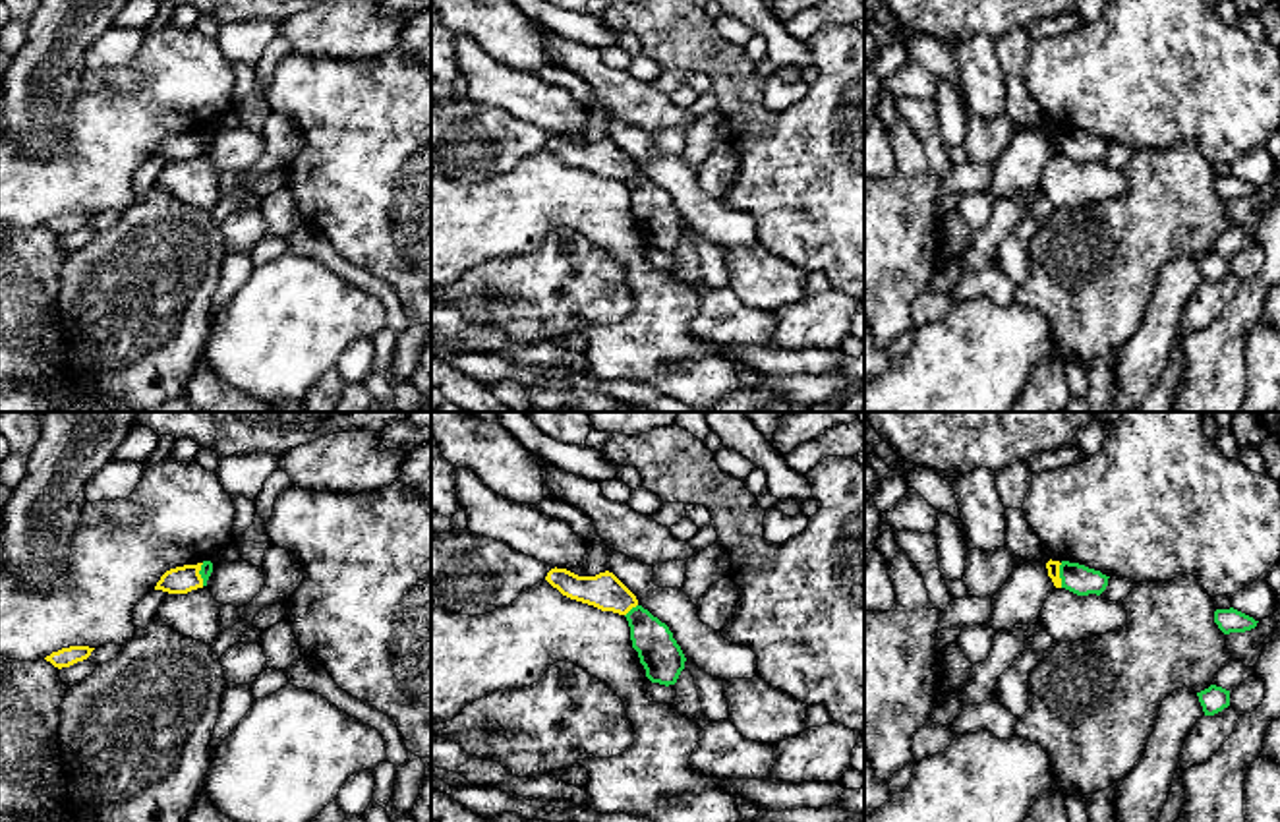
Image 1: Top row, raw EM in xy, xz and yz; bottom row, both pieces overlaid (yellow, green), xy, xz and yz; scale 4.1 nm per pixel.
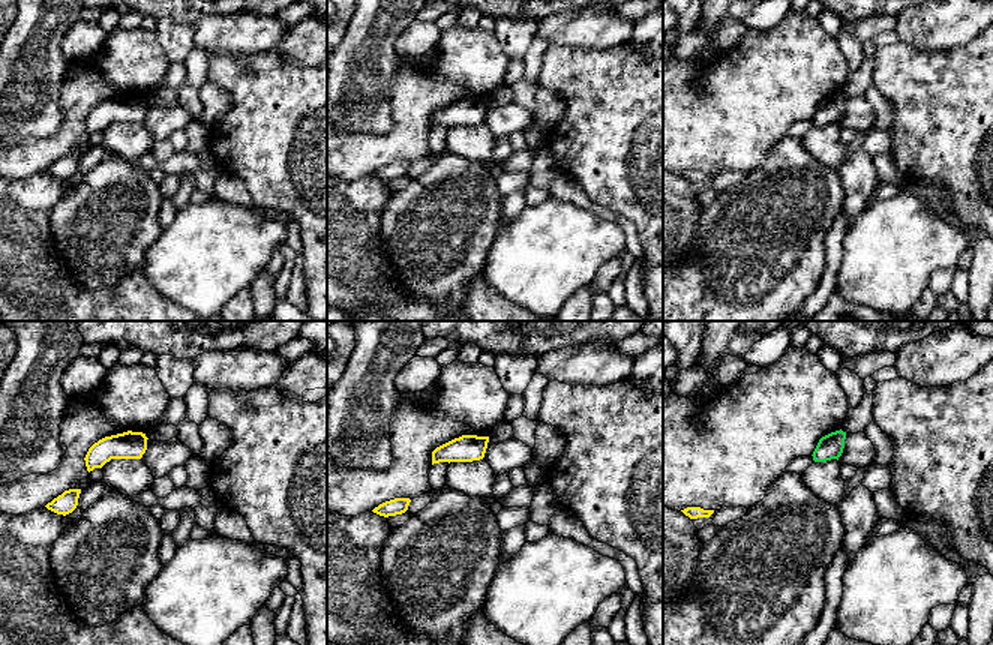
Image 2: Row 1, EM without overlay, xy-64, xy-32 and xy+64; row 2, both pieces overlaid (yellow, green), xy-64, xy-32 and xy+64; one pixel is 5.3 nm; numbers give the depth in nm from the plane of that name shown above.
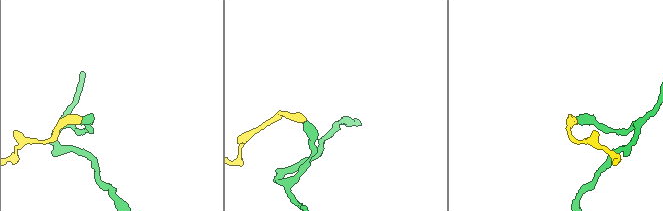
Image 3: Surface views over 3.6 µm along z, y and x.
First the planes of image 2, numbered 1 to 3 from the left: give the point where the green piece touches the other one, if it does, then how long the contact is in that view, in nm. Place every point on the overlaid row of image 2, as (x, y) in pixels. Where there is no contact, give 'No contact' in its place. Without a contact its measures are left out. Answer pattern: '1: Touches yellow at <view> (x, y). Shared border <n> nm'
1: No contact
2: No contact
3: No contact

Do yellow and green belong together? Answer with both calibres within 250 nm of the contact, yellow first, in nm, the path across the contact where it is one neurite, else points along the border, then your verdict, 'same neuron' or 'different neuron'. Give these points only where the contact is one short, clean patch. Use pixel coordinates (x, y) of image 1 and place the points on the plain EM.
calibres 50 and 120 nm; border yz (1062, 130), (1060, 153); different neuron

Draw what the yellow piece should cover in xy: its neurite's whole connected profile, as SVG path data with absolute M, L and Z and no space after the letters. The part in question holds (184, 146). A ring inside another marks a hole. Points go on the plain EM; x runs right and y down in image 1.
M203 130L184 132L166 137L157 149L155 157L168 161L188 161L191 157L203 155L203 145L199 141Z

